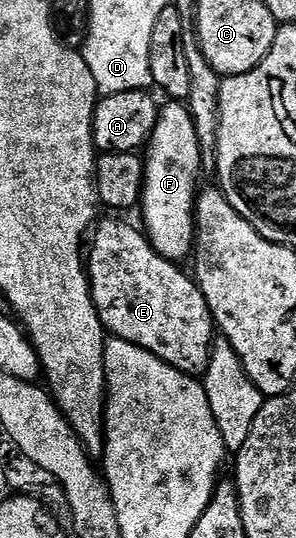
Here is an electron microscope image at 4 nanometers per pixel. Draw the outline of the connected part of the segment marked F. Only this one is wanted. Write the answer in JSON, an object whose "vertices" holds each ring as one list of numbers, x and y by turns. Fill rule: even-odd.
{"vertices":[[169,102,158,111,153,125,153,133,149,136,144,149,143,163,145,165,145,180,139,201,139,213,145,219,144,231,149,237,149,243,163,258,174,262,188,261,193,250,195,239,195,201,199,191,197,175,202,175,201,147,195,130,195,122,191,118,188,107,181,102]]}

